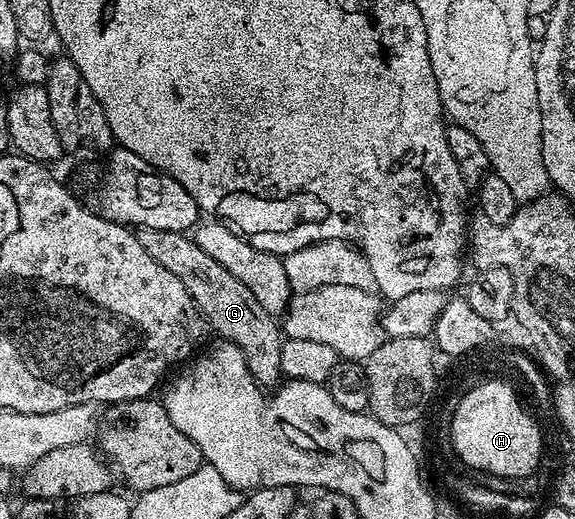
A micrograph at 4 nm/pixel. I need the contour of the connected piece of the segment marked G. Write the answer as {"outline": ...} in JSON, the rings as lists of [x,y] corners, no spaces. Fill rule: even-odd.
{"outline":[[[142,231],[138,233],[141,246],[160,267],[172,271],[180,283],[192,295],[203,320],[221,336],[221,340],[237,346],[245,356],[246,366],[255,380],[264,389],[275,388],[282,379],[280,372],[281,347],[284,333],[277,318],[269,314],[250,289],[228,272],[215,259],[200,251],[198,244],[184,233],[160,233]]]}

